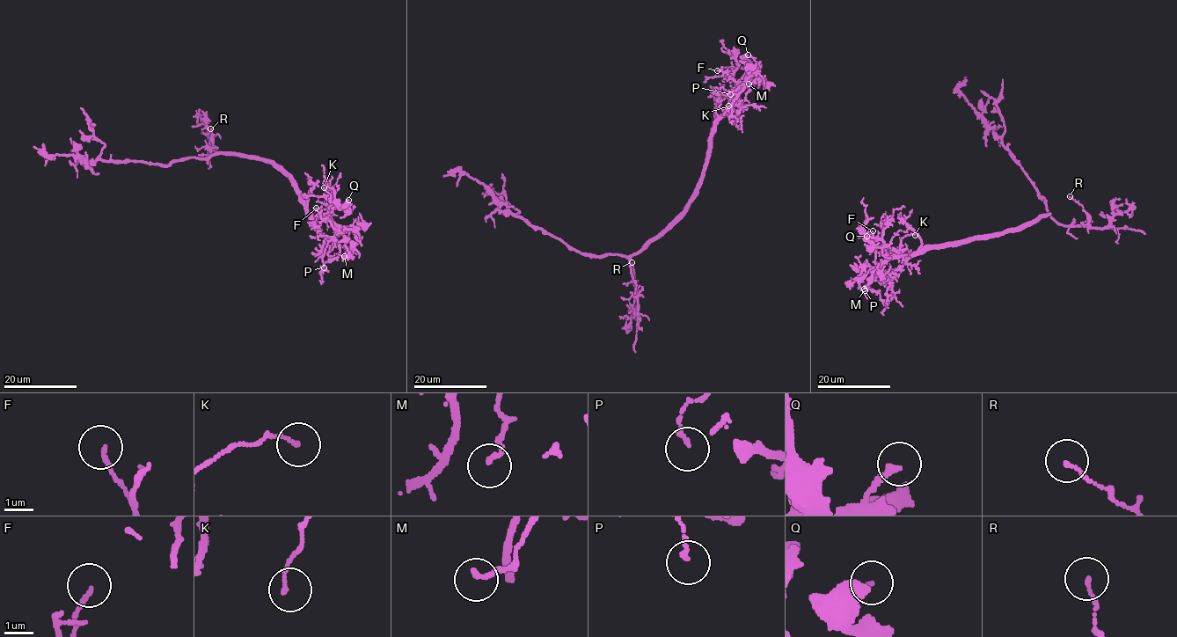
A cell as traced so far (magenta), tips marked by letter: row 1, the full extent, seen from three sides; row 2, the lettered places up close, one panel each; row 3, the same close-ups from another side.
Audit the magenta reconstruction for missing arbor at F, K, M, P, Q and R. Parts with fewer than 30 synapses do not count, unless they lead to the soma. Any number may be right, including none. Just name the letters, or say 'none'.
none

